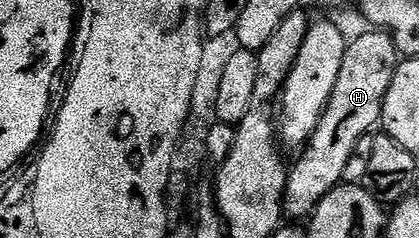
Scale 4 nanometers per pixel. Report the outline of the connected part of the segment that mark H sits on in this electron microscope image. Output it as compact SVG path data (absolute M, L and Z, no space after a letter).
M367 29L364 35L352 38L345 49L345 61L341 61L341 73L337 77L337 85L333 85L333 93L329 97L323 115L317 121L317 129L311 134L306 147L302 148L299 160L289 167L287 177L287 193L285 196L285 211L288 216L306 220L314 215L315 207L326 197L334 187L343 183L345 165L353 156L357 141L368 132L374 132L380 126L383 118L385 97L389 93L389 85L395 76L395 69L401 62L399 51L390 35L382 29Z

